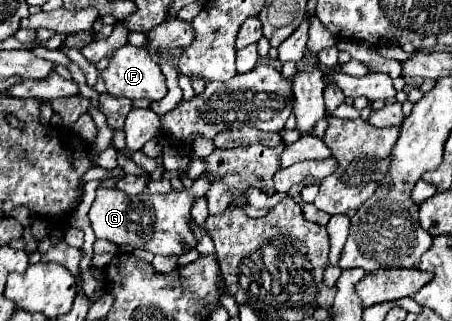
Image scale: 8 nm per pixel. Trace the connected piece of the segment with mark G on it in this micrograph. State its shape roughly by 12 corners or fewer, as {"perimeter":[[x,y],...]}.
{"perimeter":[[99,188],[97,238],[163,256],[197,246],[191,206],[207,190],[127,196]]}

